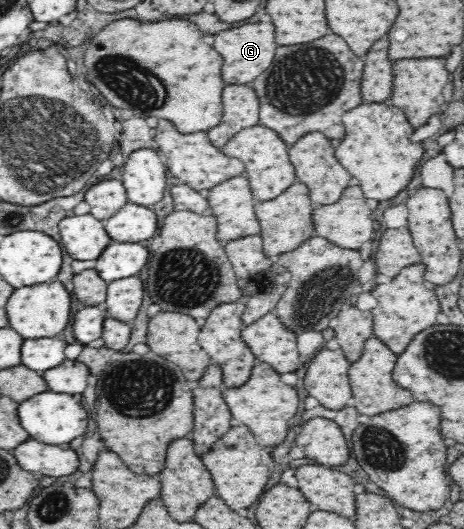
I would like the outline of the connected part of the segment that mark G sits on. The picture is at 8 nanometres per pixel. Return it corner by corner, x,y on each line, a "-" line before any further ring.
257,22
257,24
245,24
239,28
231,28
225,32
219,32
215,36
215,50
223,56
223,80
227,84
247,84
253,82
261,72
265,72
275,54
275,34
273,34
273,24

